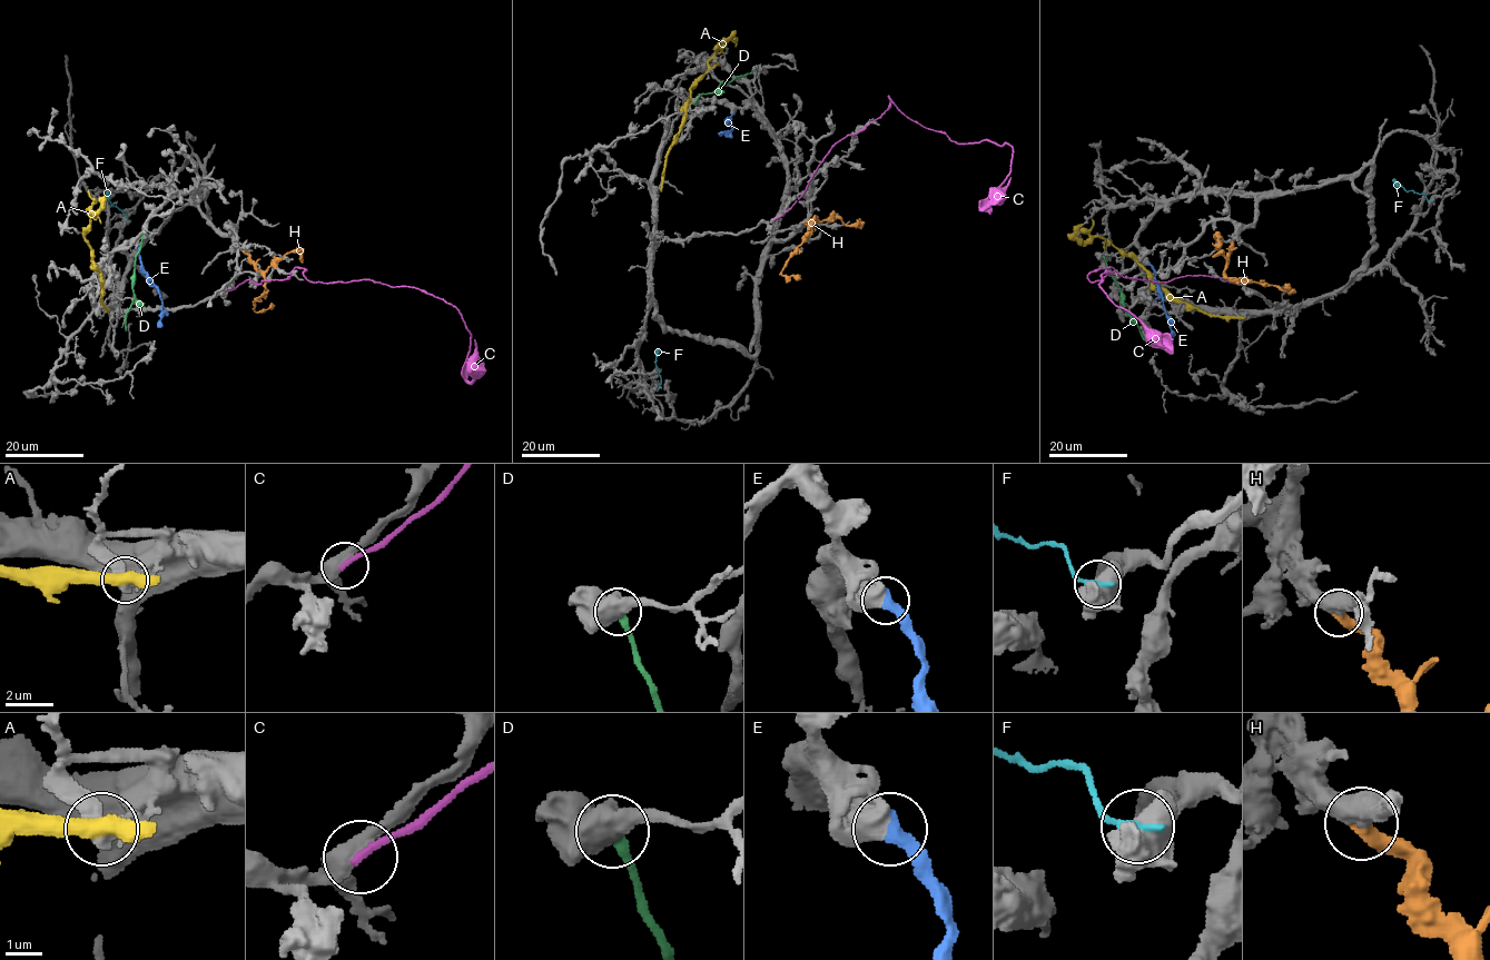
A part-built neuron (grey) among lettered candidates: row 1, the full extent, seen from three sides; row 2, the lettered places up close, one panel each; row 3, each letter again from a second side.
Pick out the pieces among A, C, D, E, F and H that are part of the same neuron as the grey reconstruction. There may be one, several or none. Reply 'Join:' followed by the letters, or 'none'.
Join: E, H

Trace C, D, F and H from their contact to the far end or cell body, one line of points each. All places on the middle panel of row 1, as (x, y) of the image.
C: (773, 220), (888, 96), (958, 144), (1008, 144), (1009, 176), (979, 207), (1010, 177)
D: (751, 72), (720, 83), (710, 93), (700, 95), (693, 104)
F: (659, 387), (661, 379), (655, 362), (659, 348)
H: (805, 223), (816, 218), (811, 233), (781, 273), (800, 278)

